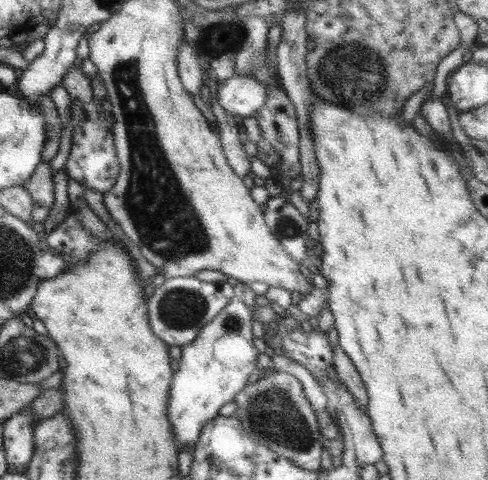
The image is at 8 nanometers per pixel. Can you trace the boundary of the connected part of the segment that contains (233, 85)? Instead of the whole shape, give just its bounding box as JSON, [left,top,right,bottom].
[213,75,267,117]

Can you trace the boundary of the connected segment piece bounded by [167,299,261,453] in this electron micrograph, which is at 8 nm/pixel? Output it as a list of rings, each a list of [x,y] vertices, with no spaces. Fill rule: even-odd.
[[[232,299],[214,320],[200,329],[190,344],[181,347],[178,371],[173,374],[167,404],[167,416],[179,453],[184,446],[197,445],[203,426],[219,416],[218,410],[234,400],[254,372],[261,344],[252,334],[253,324],[249,307],[243,301]]]

